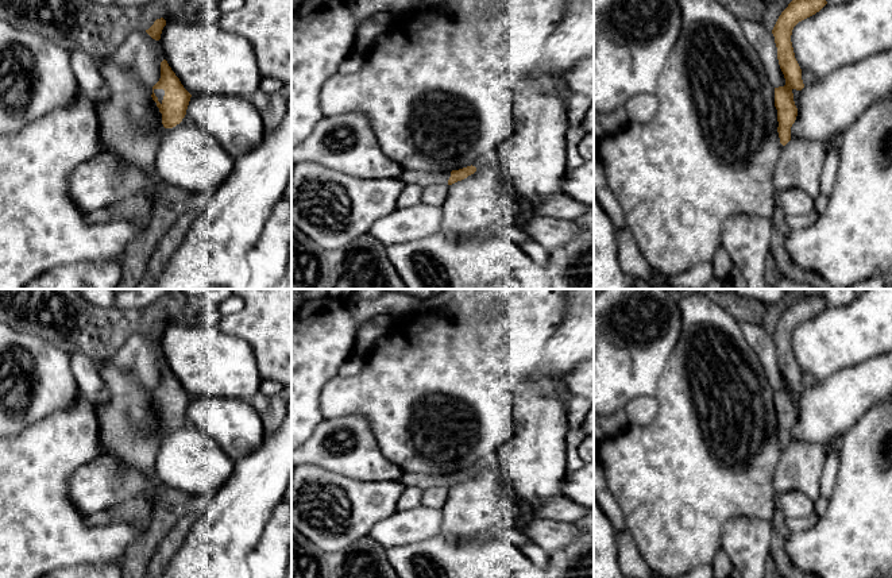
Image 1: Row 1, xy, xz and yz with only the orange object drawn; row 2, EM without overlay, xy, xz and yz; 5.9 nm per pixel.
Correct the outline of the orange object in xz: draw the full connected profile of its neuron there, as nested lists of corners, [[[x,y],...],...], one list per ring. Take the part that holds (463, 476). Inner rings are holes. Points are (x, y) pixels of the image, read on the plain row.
[[[472,467],[459,471],[459,473],[452,473],[449,475],[440,475],[440,477],[433,477],[433,475],[421,474],[421,473],[410,473],[405,469],[398,481],[405,488],[416,486],[421,490],[425,490],[425,489],[432,488],[436,483],[440,486],[452,488],[457,483],[467,481],[468,478],[474,477],[475,474],[476,474],[476,470]]]

